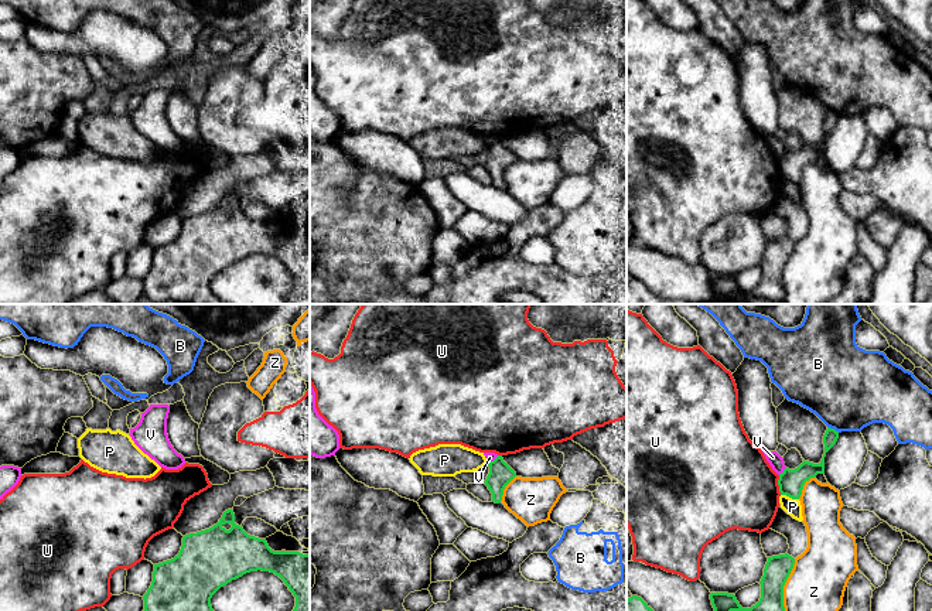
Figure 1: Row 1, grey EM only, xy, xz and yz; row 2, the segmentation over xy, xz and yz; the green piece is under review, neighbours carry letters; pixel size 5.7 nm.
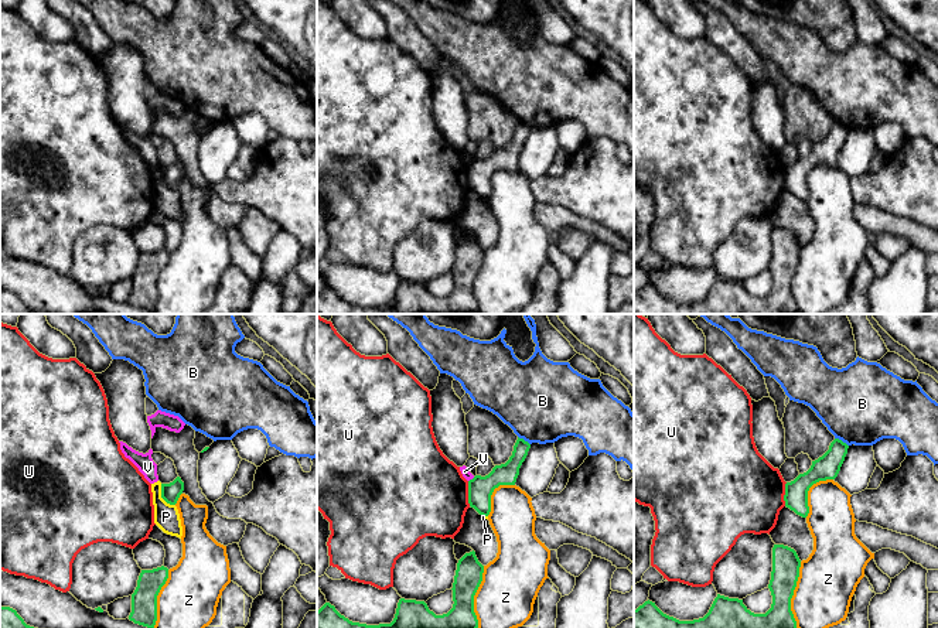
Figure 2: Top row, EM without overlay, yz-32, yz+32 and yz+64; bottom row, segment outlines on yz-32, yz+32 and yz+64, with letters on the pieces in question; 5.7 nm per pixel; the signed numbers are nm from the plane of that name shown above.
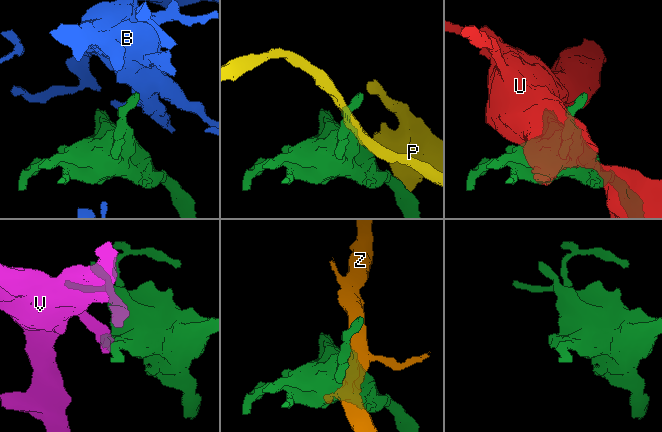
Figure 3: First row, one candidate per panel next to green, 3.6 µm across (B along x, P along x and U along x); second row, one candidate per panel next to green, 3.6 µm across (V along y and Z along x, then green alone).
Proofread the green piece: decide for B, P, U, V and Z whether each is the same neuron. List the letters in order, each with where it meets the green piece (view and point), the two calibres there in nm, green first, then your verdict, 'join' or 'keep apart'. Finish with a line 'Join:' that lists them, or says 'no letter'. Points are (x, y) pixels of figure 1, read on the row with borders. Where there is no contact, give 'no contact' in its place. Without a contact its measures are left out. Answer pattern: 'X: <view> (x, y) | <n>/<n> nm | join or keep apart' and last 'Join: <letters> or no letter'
B: yz (833, 429) | 80/480 nm | keep apart
P: yz (789, 497) | 150/100 nm | keep apart
U: yz (778, 484) | 150/480 nm | keep apart
V: yz (784, 471) | 150/80 nm | keep apart
Z: yz (784, 584) | 150/320 nm | keep apart
Join: no letter

